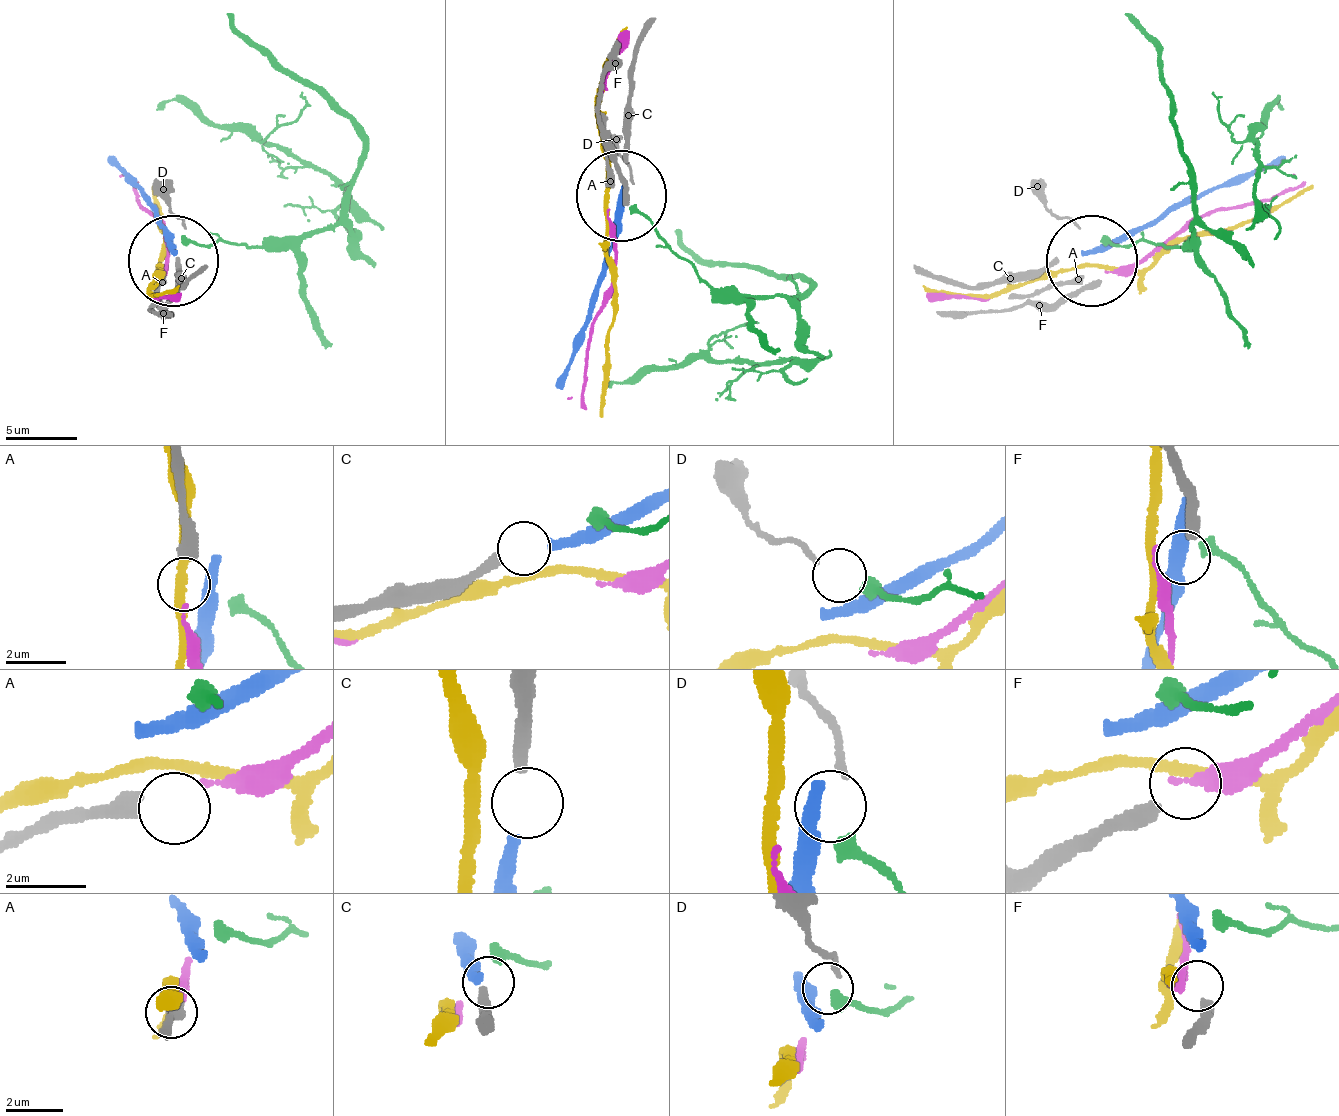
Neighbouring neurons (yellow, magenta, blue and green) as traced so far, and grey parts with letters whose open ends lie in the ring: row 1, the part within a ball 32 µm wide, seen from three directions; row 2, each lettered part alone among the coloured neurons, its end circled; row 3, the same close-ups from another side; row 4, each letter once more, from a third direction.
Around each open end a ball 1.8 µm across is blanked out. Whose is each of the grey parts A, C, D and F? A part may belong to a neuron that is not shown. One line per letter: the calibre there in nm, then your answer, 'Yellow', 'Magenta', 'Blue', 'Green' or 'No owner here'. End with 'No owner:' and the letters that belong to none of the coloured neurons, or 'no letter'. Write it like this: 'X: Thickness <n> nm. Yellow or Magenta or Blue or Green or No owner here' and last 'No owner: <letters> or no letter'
A: Thickness 480 nm. Magenta
C: Thickness 360 nm. Blue
D: Thickness 170 nm. Green
F: Thickness 400 nm. No owner here
No owner: F

